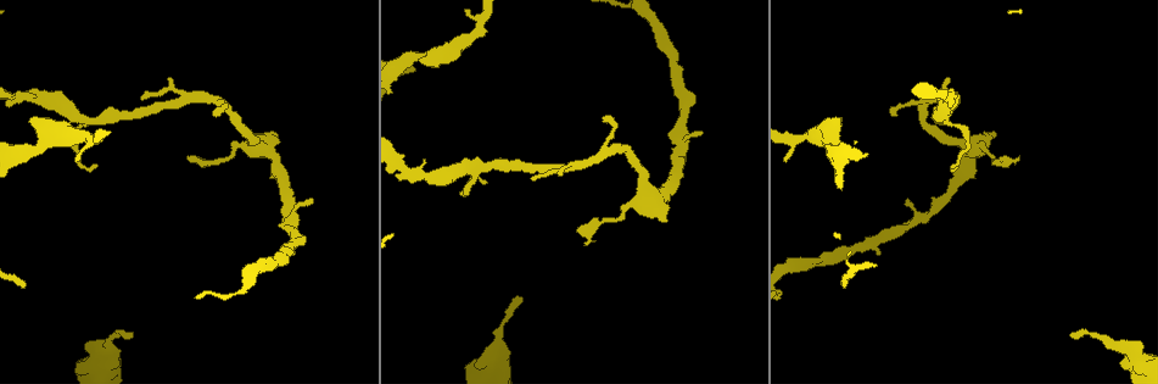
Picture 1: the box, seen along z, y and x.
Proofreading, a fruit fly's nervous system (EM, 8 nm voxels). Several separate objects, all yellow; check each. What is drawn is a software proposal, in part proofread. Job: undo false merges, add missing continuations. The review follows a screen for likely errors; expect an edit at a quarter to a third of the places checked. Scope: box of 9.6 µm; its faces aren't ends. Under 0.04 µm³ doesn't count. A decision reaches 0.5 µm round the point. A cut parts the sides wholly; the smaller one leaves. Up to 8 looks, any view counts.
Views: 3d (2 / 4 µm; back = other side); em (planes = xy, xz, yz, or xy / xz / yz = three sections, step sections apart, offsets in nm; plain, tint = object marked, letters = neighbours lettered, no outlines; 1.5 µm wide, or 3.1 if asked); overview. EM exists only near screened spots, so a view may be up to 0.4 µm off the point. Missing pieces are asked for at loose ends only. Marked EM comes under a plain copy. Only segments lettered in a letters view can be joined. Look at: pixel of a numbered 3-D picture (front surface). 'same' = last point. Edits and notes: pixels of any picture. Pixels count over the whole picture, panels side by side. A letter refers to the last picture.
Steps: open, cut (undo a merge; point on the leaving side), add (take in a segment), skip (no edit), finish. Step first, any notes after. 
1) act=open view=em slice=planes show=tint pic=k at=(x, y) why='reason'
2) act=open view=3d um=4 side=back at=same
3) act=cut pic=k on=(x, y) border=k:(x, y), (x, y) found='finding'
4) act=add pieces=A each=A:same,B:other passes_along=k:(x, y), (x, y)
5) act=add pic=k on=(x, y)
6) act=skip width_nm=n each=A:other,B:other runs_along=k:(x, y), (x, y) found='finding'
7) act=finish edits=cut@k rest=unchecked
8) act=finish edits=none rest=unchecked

act=open view=em slice=planes show=letters pic=1 at=(521, 299) why='free end'

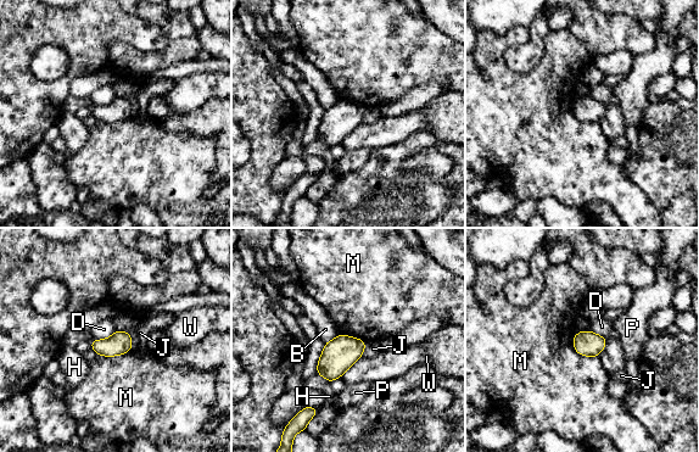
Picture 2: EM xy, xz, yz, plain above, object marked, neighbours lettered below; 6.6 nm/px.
act=skip width_nm=150 each=B:other,D:other,H:other,J:other,M:other,P:other,W:other border=2:(575, 333), (572, 347), (597, 356) found='none of them fits'

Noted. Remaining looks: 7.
act=open view=3d um=4 pic=1 at=(701, 130) why='branch stops here'

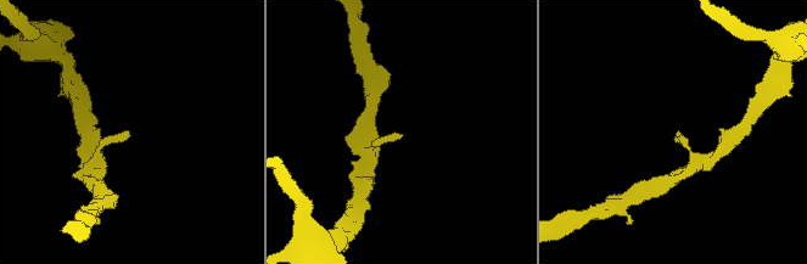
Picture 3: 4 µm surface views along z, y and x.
act=open view=em slice=xz step=8 show=letters pic=3 at=(127, 136)

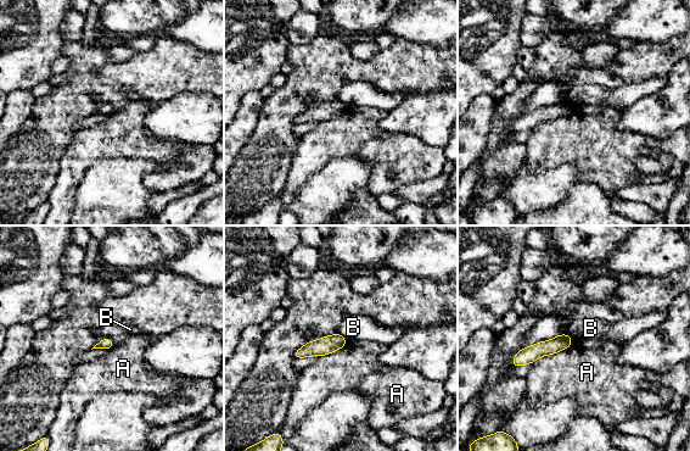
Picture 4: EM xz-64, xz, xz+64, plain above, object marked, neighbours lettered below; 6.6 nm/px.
act=open view=em slice=planes show=letters at=same why='another direction'

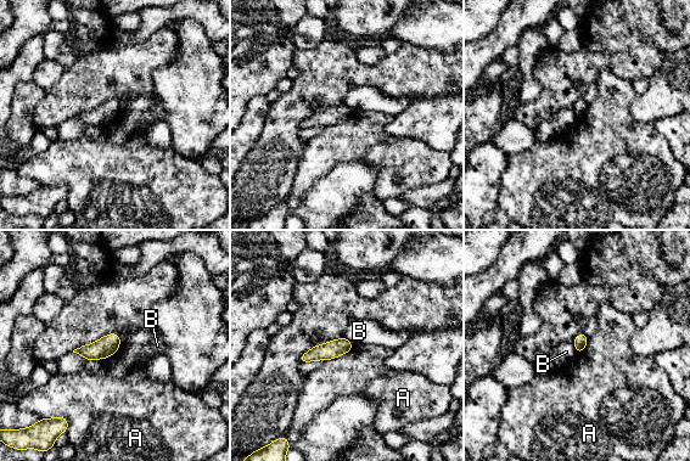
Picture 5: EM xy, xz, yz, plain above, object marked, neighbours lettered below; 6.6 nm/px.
act=skip width_nm=90 each=A:other,B:other runs_along=5:(348, 344), (319, 352), (303, 359) found='none of them fits'

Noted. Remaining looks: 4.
act=open view=3d um=4 pic=1 at=(665, 220) why='an open end'

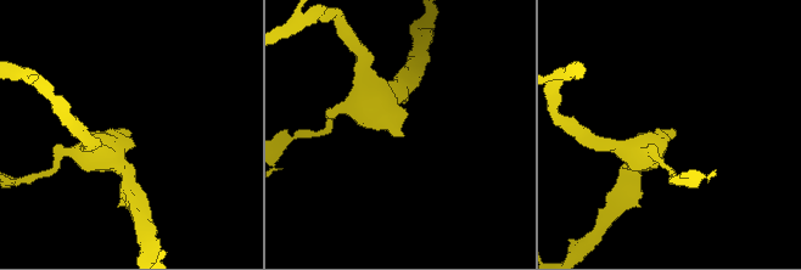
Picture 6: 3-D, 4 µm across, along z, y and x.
act=open view=em slice=planes show=letters pic=6 at=(674, 131)

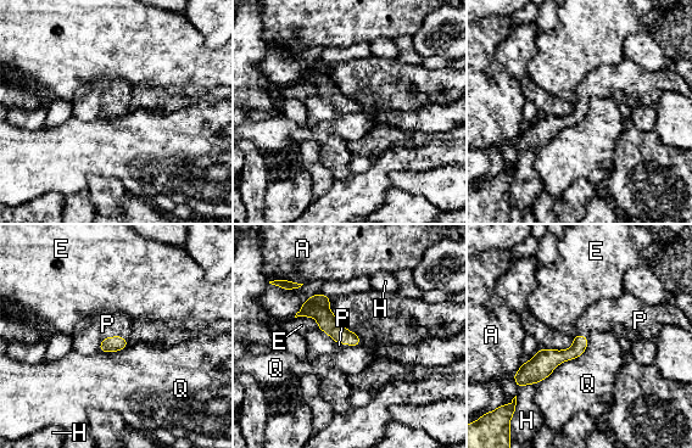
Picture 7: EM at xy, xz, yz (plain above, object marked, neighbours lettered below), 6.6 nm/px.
act=add pieces=P longest_contact=Q:460nm each=A:other,E:other,H:other,P:same,Q:other found='the neuron continues'

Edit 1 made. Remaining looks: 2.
act=finish edits=add@7 rest=unchecked

